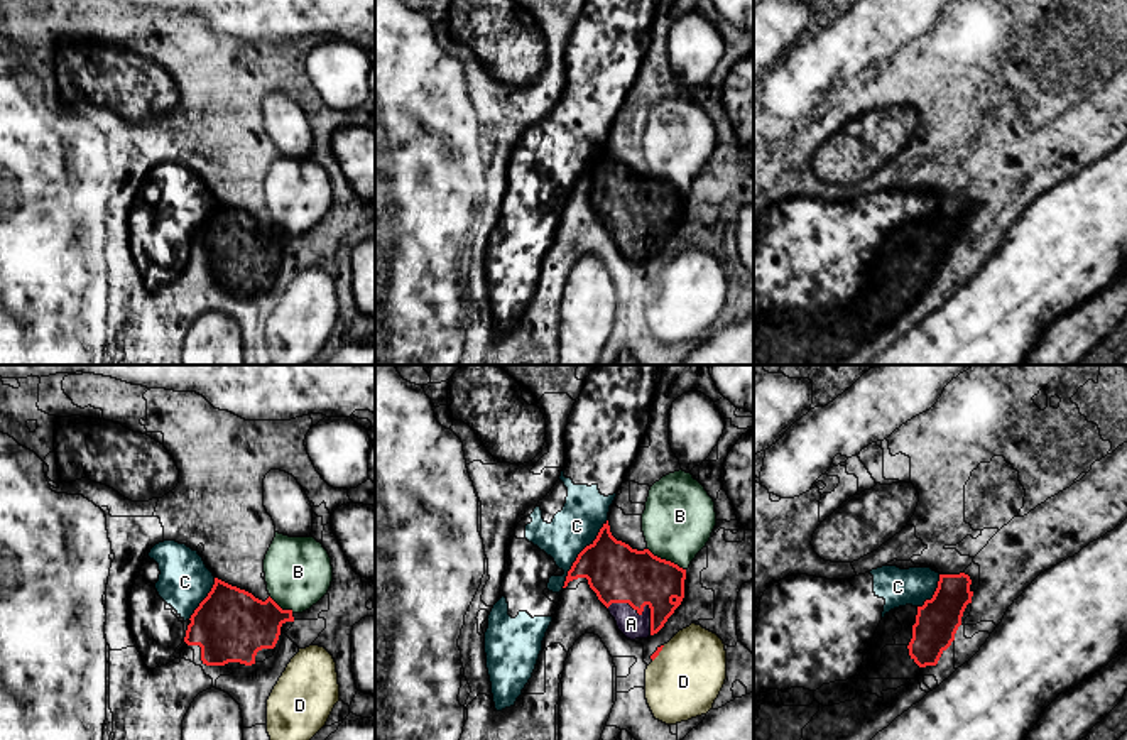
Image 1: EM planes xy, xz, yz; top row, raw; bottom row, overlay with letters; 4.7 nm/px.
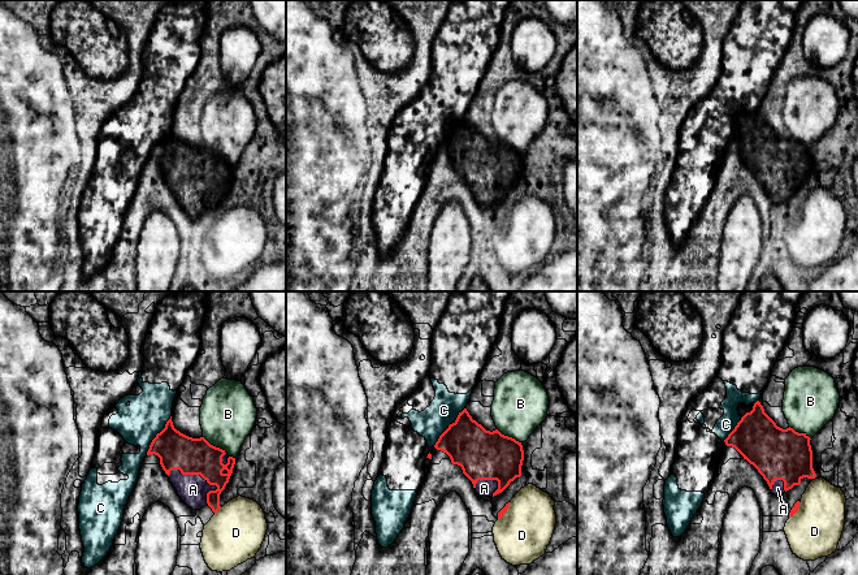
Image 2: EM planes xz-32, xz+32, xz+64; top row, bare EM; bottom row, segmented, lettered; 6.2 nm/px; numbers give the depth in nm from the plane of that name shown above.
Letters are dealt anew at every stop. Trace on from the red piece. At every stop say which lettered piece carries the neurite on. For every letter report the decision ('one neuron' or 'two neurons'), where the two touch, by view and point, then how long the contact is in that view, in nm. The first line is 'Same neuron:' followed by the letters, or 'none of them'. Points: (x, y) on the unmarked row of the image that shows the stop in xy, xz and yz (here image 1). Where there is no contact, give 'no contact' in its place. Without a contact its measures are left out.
Same neuron: A
A: one neuron; contact xz (642, 232); length 260 nm
B: two neurons; contact xz (664, 181); length 220 nm
C: two neurons; contact xz (580, 174); length 400 nm
D: two neurons; contact xz (658, 276); length 100 nm

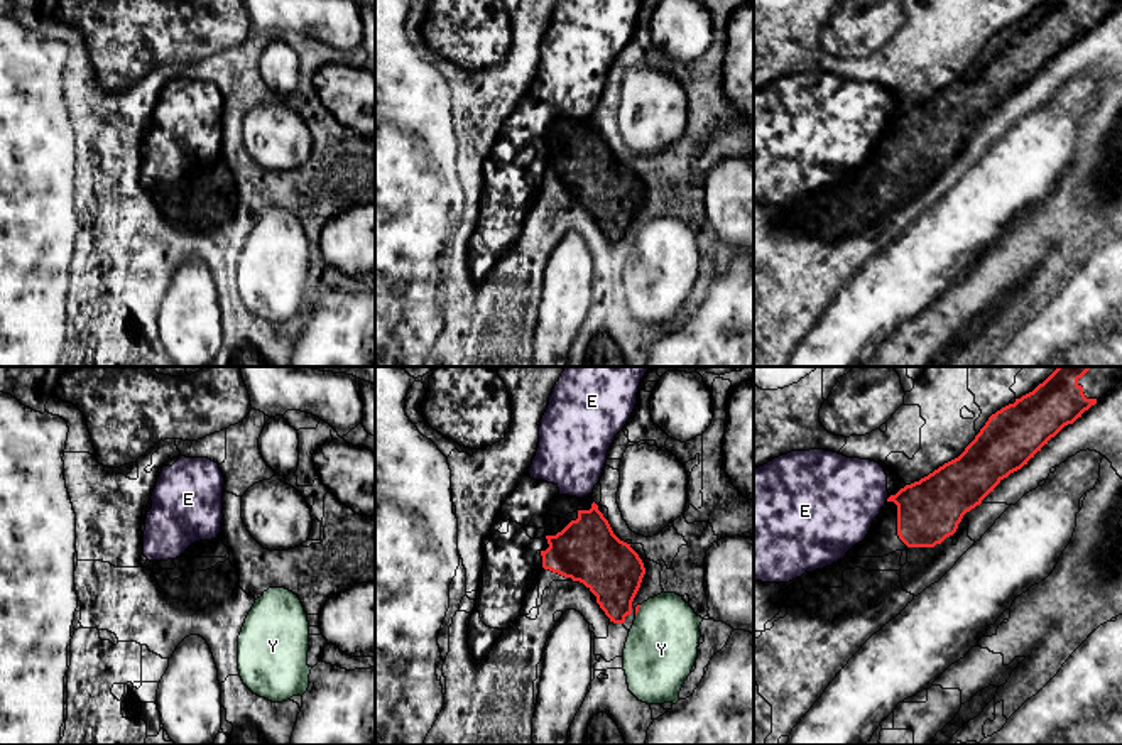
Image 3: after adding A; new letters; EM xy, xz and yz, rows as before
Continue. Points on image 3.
Same neuron: none of them
E: two neurons; contact yz (887, 120); length 30 nm
Y: two neurons; contact xz (637, 232); length 60 nm

